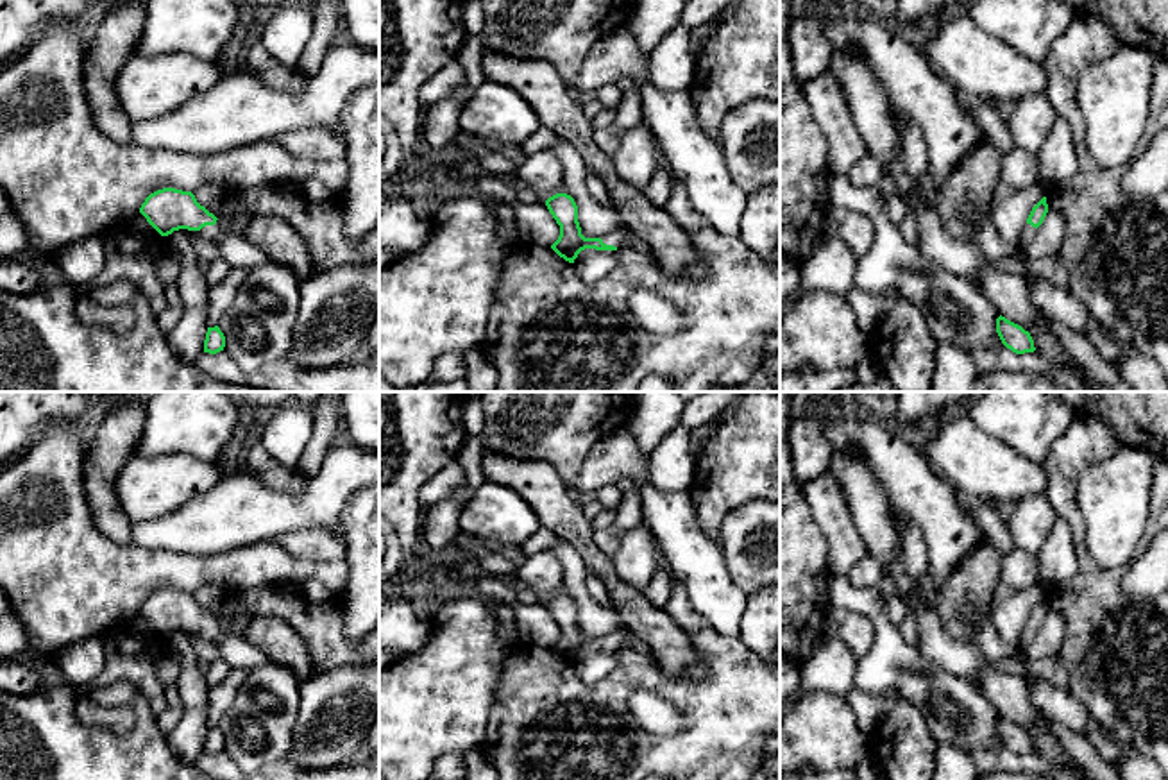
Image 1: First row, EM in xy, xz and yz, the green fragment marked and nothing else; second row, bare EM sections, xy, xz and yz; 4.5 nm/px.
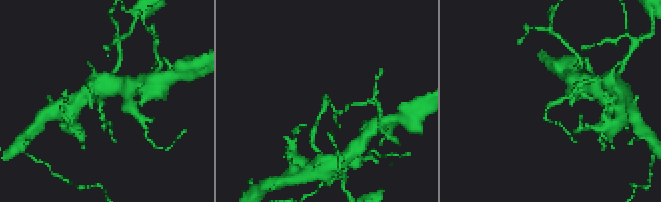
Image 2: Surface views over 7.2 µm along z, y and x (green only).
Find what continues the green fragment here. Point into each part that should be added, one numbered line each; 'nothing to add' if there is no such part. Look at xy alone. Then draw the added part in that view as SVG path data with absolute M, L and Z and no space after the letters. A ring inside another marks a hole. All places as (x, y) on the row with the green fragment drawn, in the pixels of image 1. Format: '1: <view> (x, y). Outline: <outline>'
1: xy (235, 249). Outline: M216 220L215 225L202 227L200 234L218 247L220 256L233 268L250 268L268 261L258 247L243 238L238 224Z

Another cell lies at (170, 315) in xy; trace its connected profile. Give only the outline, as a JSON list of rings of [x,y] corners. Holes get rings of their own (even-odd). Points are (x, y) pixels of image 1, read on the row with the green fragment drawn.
[[[166,306],[159,315],[157,315],[157,327],[159,331],[168,336],[172,329],[177,326],[177,322],[182,317],[184,308],[181,306]]]

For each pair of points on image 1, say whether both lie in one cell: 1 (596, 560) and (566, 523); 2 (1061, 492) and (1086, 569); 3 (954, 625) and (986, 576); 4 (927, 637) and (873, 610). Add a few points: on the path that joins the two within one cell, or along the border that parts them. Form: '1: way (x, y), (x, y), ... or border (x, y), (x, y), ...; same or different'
1: way (589, 551), (575, 532); same
2: way (1070, 512), (1079, 530), (1081, 550); same
3: way (957, 612), (959, 603), (973, 589); same
4: border (918, 648), (952, 673); different

